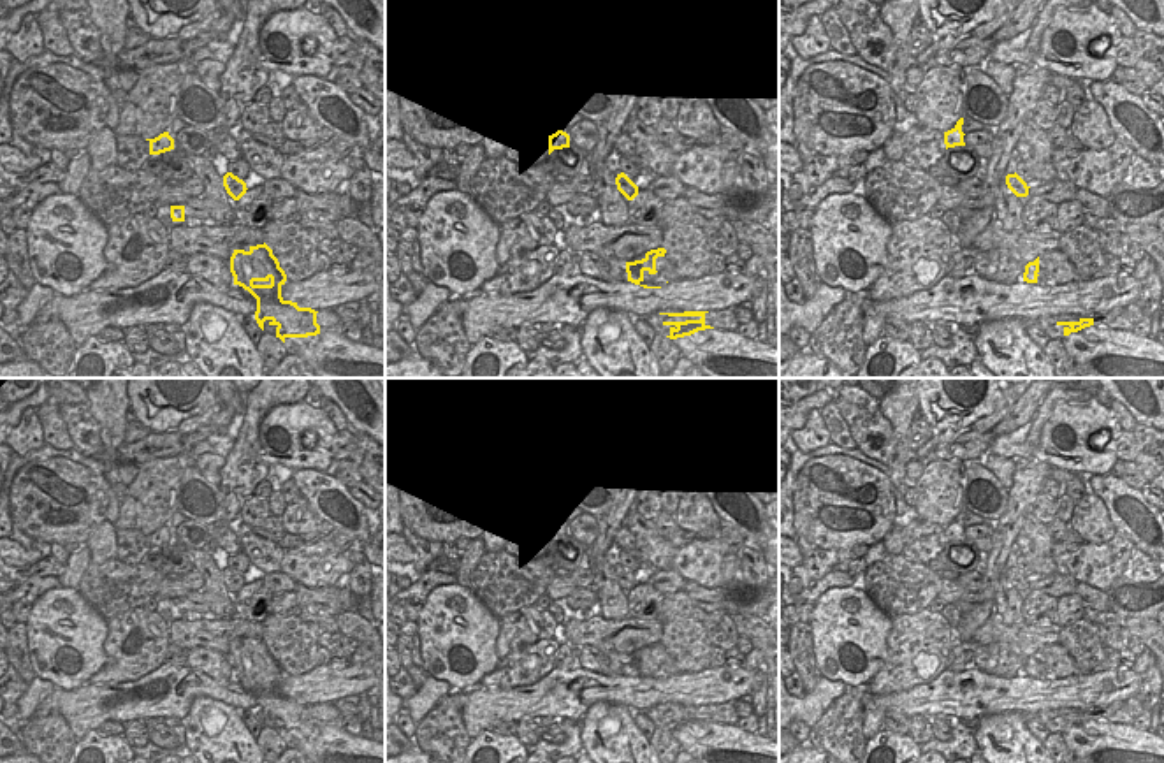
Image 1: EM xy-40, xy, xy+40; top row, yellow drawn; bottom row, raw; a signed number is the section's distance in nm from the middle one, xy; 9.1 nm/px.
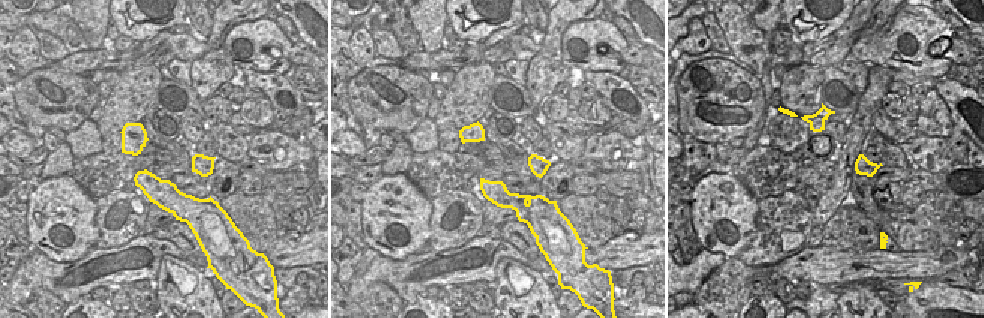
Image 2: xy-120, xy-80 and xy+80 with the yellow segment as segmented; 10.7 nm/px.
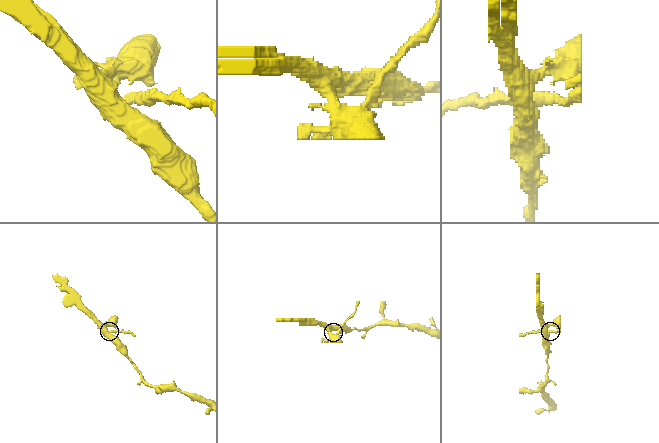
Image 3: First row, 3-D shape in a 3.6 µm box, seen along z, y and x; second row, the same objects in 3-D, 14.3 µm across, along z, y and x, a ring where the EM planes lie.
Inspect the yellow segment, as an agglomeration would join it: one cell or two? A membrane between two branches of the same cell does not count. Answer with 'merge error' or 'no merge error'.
merge error

